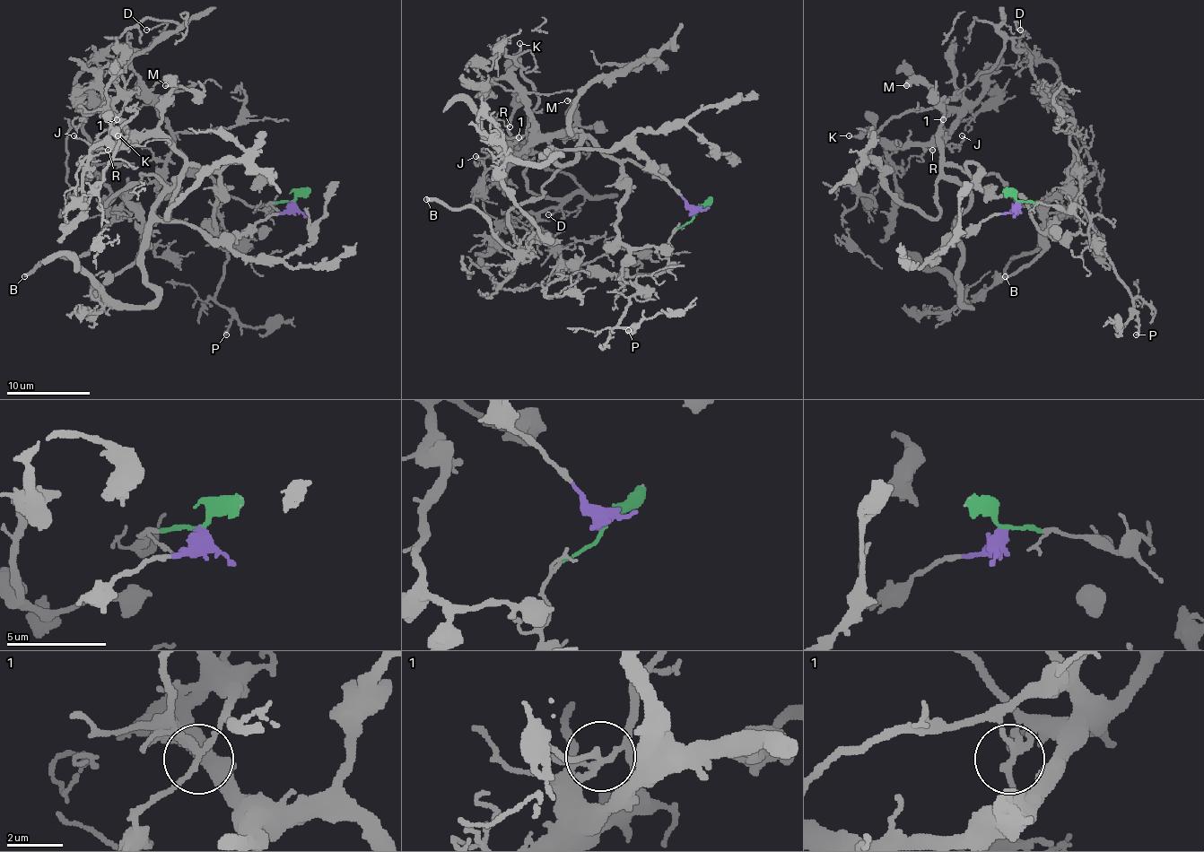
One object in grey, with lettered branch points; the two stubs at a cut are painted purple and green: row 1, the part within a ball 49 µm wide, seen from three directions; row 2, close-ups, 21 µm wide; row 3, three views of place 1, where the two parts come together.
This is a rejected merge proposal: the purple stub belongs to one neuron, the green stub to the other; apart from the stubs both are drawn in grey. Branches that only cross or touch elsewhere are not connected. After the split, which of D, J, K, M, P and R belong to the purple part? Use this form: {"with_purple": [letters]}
{"with_purple": ["K", "M"]}

